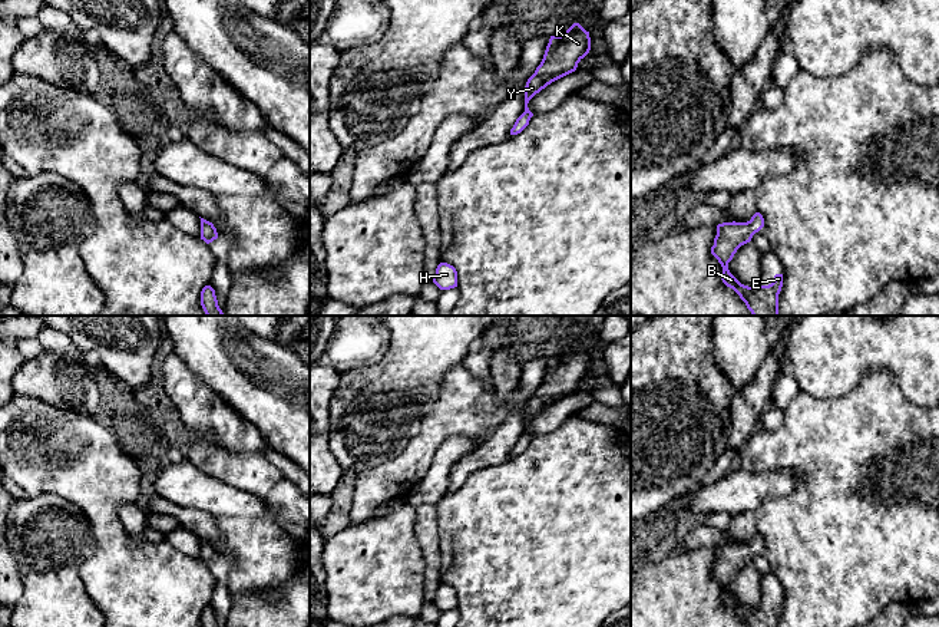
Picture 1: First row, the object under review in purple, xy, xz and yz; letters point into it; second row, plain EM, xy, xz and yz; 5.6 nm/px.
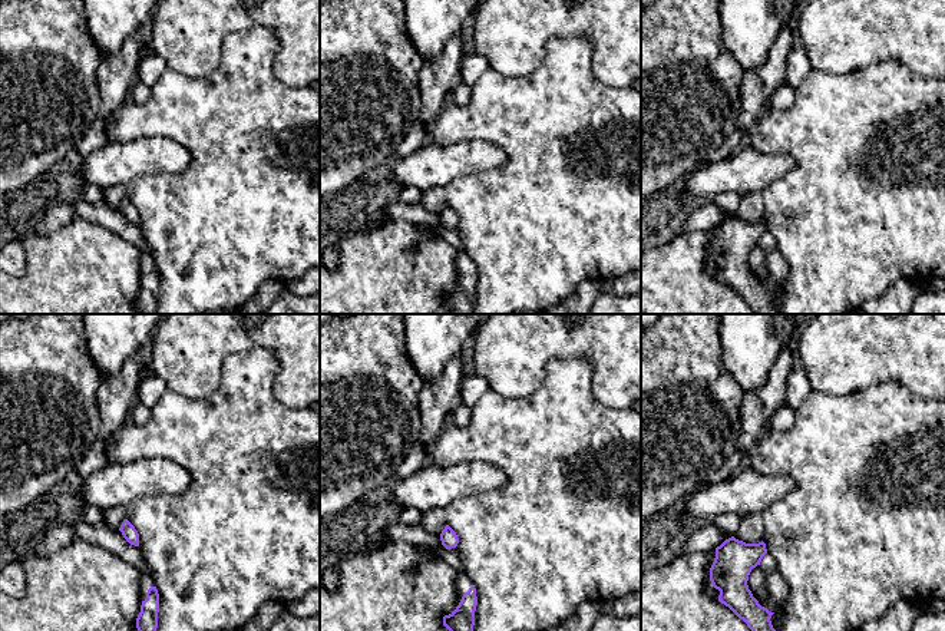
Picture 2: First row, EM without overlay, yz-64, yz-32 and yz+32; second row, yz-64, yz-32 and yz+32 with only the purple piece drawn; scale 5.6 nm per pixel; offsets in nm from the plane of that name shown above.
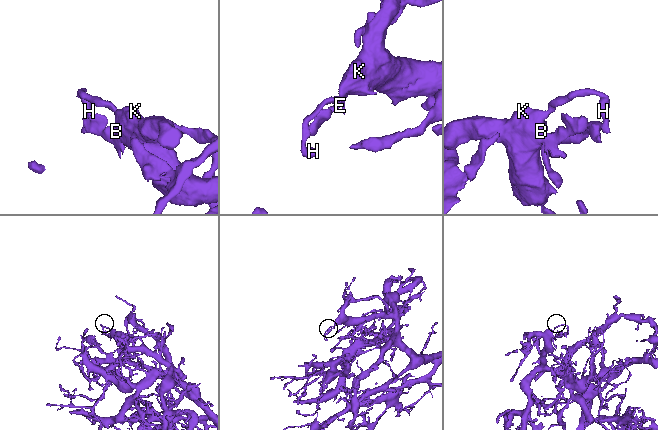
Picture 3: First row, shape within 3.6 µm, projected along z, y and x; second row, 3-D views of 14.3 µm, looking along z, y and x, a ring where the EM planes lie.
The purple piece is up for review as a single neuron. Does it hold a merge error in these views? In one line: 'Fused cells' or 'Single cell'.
Single cell

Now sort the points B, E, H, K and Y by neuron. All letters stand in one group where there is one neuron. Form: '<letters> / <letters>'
B E H K Y

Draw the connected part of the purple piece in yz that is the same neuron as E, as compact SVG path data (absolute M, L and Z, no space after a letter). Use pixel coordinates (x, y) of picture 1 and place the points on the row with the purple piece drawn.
M756 212L747 222L723 222L717 225L717 235L711 254L723 267L721 280L745 303L753 316L778 316L778 294L783 287L783 274L776 274L768 286L748 287L741 284L728 270L737 250L750 242L753 235L764 227L764 218Z

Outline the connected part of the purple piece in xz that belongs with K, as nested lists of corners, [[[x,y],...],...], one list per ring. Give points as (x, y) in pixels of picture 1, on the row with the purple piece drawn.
[[[573,23],[561,36],[550,36],[543,59],[525,86],[525,112],[516,119],[510,135],[520,133],[533,113],[529,100],[552,82],[576,70],[578,63],[589,53],[591,37],[579,23]]]

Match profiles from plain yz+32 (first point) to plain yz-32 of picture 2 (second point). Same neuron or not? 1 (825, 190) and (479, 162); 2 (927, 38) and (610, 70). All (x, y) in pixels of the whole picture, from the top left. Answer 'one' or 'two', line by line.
1: two
2: one

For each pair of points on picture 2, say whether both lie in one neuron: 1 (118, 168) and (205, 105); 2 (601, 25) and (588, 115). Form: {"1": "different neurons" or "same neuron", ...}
{"1": "different neurons", "2": "different neurons"}

